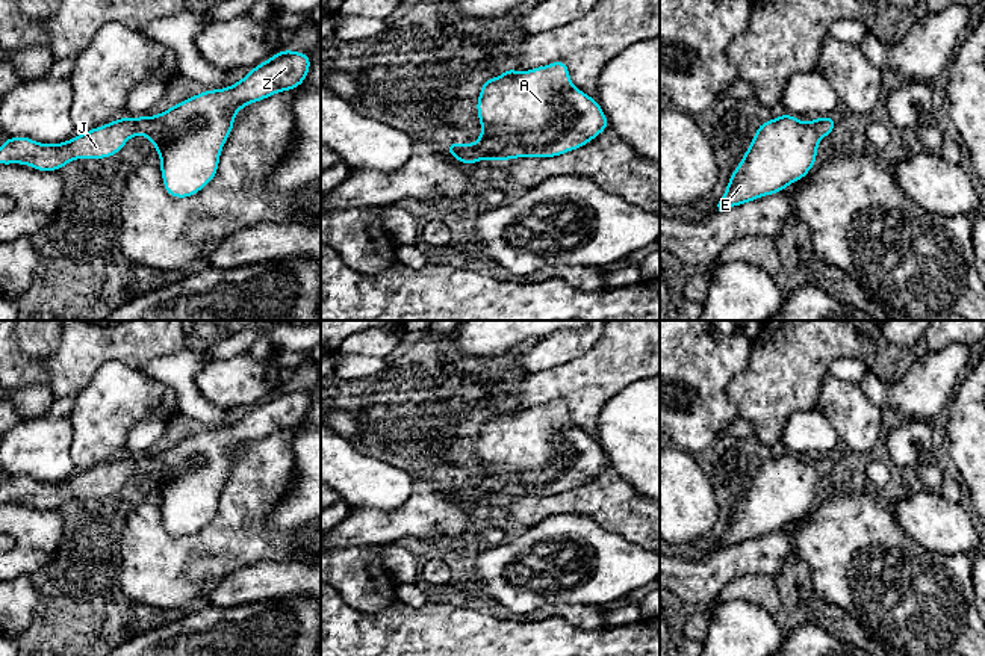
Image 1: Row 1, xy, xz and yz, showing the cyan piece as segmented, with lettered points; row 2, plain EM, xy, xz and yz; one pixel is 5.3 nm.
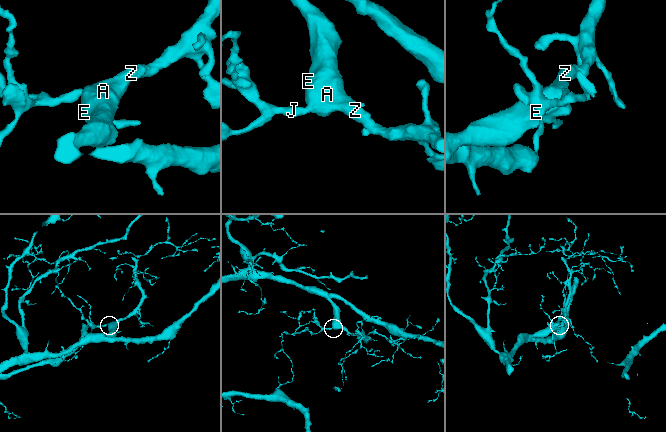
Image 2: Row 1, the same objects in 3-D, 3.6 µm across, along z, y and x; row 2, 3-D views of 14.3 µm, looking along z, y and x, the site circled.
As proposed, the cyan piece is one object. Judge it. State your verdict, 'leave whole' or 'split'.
leave whole

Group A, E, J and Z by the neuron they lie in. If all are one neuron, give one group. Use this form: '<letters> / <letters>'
A E J Z

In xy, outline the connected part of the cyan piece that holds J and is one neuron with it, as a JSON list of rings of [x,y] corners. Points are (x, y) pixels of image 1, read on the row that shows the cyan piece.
[[[280,50],[230,88],[206,89],[156,116],[124,116],[64,144],[6,138],[0,145],[0,165],[24,163],[44,172],[57,171],[74,159],[115,156],[129,138],[142,135],[160,156],[166,193],[194,196],[216,175],[221,150],[236,122],[233,115],[277,92],[297,89],[309,73],[310,54]]]

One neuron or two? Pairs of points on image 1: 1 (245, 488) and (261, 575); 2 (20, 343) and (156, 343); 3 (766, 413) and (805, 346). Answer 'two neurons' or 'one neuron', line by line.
1: two neurons
2: one neuron
3: one neuron

